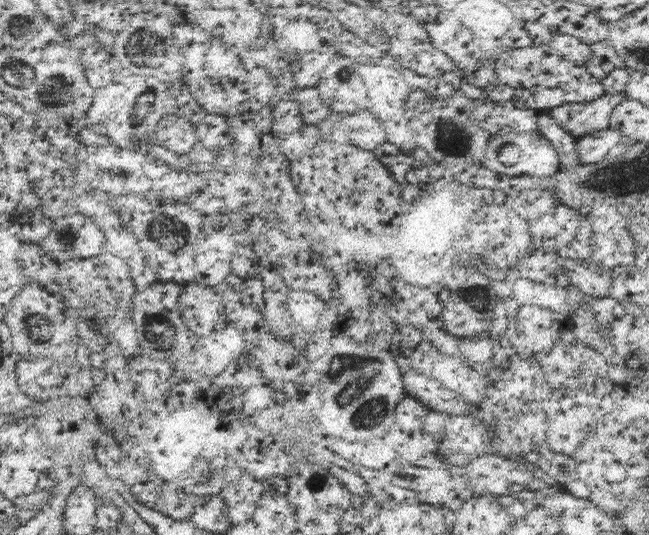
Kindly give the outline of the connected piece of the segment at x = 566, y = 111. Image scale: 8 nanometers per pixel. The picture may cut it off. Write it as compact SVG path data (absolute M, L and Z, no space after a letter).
M624 91L616 95L606 94L594 101L579 101L547 110L561 129L573 138L611 127L610 116L616 106L628 99Z

